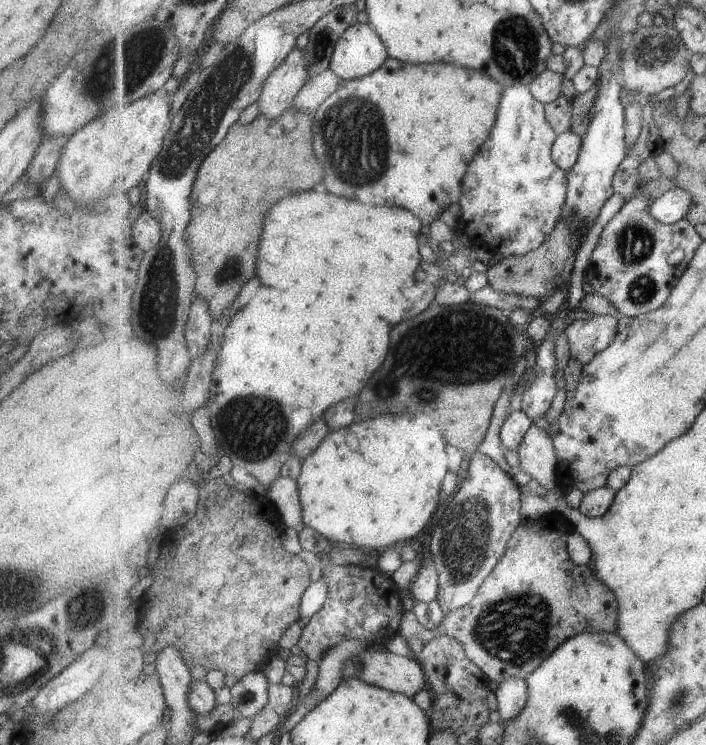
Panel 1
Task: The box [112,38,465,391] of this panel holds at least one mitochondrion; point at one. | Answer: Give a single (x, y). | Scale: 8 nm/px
(197, 127)

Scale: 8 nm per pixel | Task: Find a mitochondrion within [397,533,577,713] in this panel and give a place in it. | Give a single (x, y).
(514, 630)

